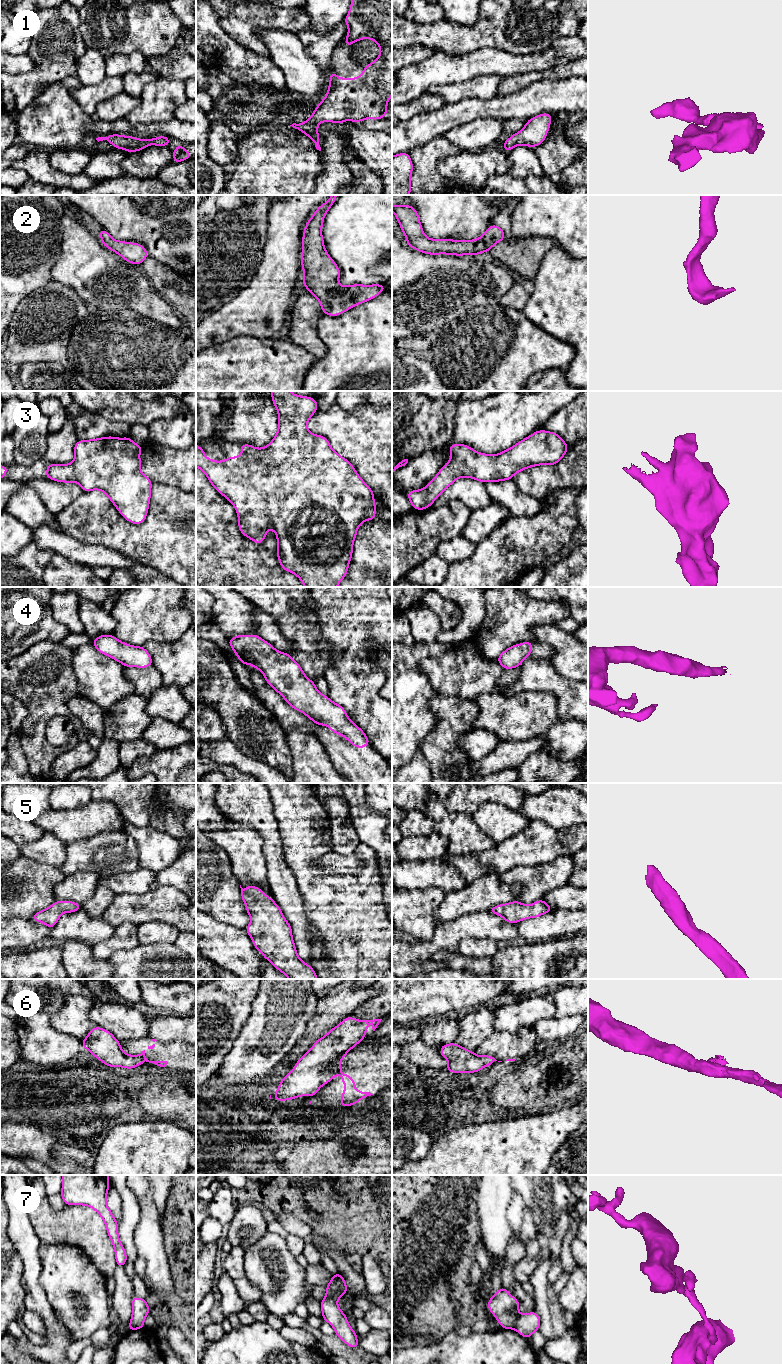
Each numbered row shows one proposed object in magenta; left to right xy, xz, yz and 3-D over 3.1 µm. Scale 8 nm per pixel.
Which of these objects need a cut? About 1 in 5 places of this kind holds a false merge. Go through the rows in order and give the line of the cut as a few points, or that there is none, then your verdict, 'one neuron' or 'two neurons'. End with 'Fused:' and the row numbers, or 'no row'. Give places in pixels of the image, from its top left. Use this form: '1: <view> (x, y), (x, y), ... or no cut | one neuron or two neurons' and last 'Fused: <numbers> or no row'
1: no cut | one neuron
2: no cut | one neuron
3: no cut | one neuron
4: no cut | one neuron
5: no cut | one neuron
6: xz (340, 1065), (336, 1065), (332, 1069), (332, 1077) | two neurons
7: yz (520, 1315), (513, 1328) | two neurons
Fused: 6, 7

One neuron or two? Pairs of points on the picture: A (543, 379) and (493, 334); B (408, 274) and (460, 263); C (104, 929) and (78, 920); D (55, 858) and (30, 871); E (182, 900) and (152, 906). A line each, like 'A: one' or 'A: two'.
A: two
B: one
C: one
D: two
E: one

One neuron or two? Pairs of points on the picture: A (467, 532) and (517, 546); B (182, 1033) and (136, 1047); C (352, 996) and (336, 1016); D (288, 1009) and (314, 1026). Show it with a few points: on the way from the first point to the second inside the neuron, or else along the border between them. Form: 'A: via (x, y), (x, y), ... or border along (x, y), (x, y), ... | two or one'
A: border along (503, 521), (487, 537), (476, 544) | two
B: border along (157, 1040), (181, 1042) | two
C: via (343, 992), (336, 997), (336, 1007) | one
D: border along (318, 1000), (315, 1013), (309, 1019), (304, 1032) | two

